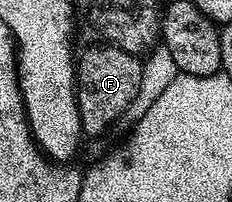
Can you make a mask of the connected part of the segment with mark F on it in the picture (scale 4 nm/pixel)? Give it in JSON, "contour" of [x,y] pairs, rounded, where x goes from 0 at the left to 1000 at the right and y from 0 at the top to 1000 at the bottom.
{"contour":[[[397,228],[328,312],[328,510],[345,559],[345,634],[366,668],[414,683],[500,599],[530,589],[547,525],[599,446],[608,292],[504,228]]]}

